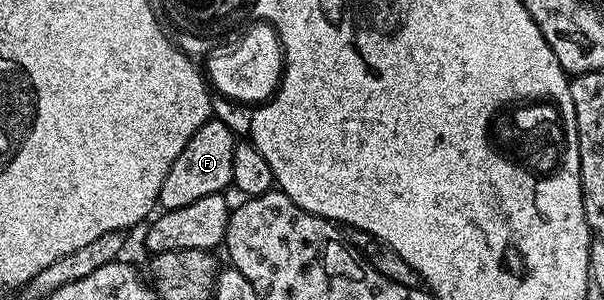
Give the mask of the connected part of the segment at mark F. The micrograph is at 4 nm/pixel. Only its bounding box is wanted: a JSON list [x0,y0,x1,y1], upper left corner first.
[157,117,238,211]

